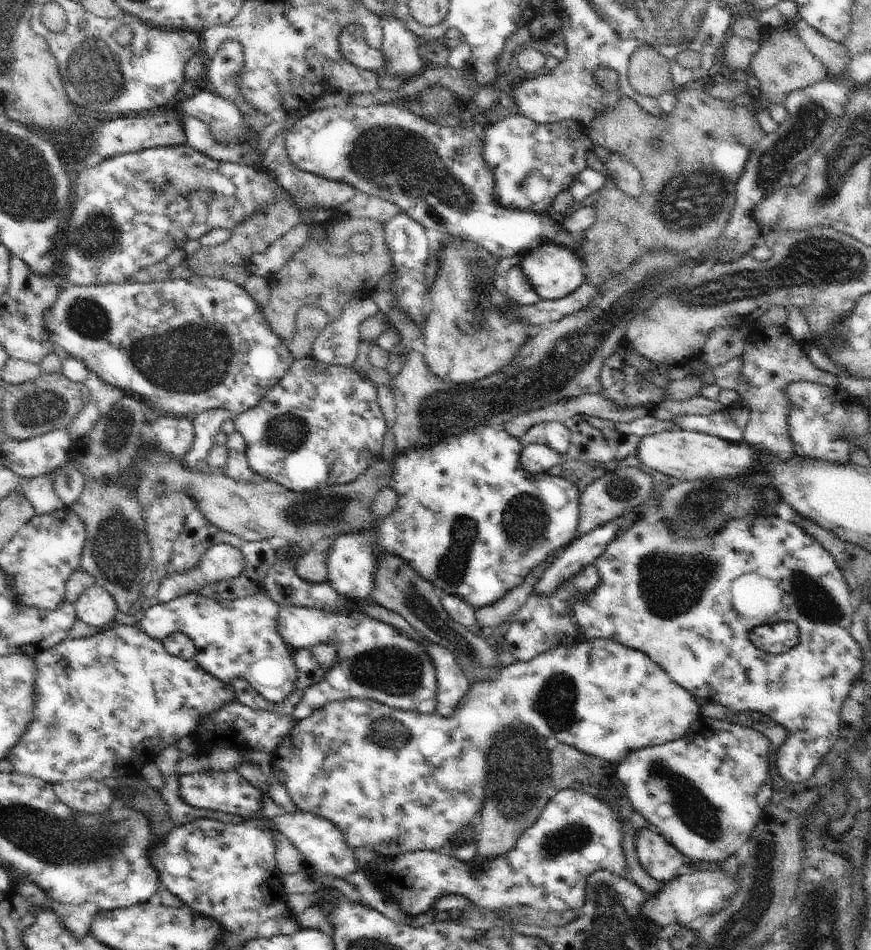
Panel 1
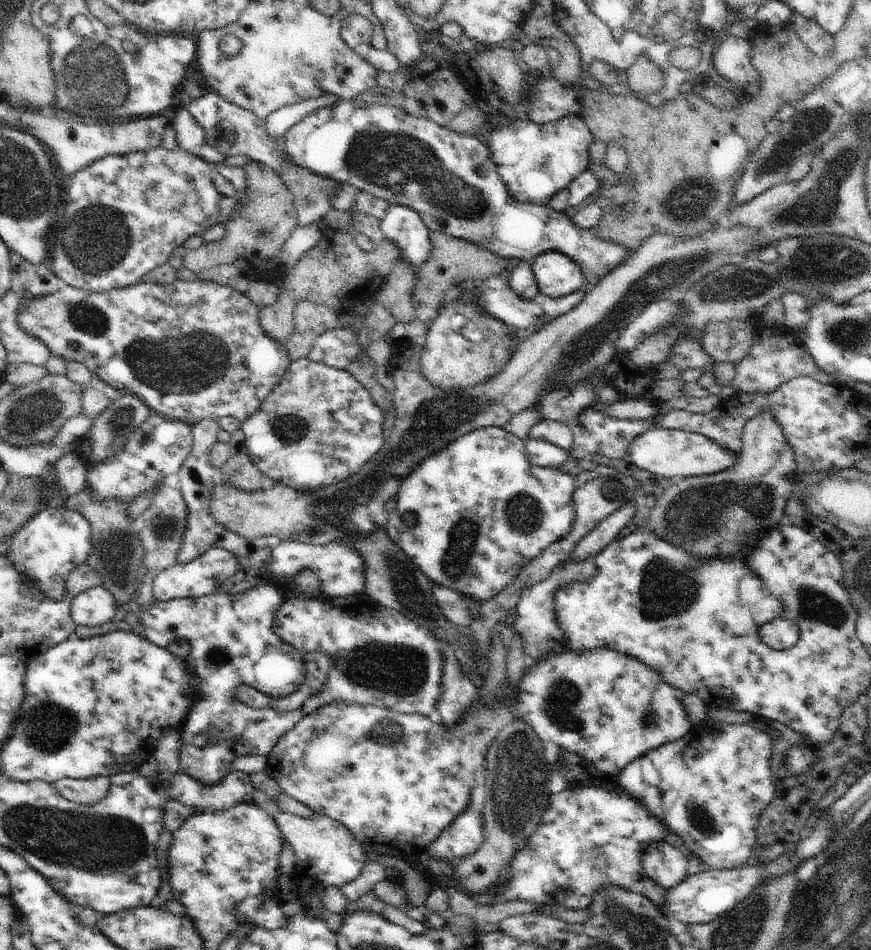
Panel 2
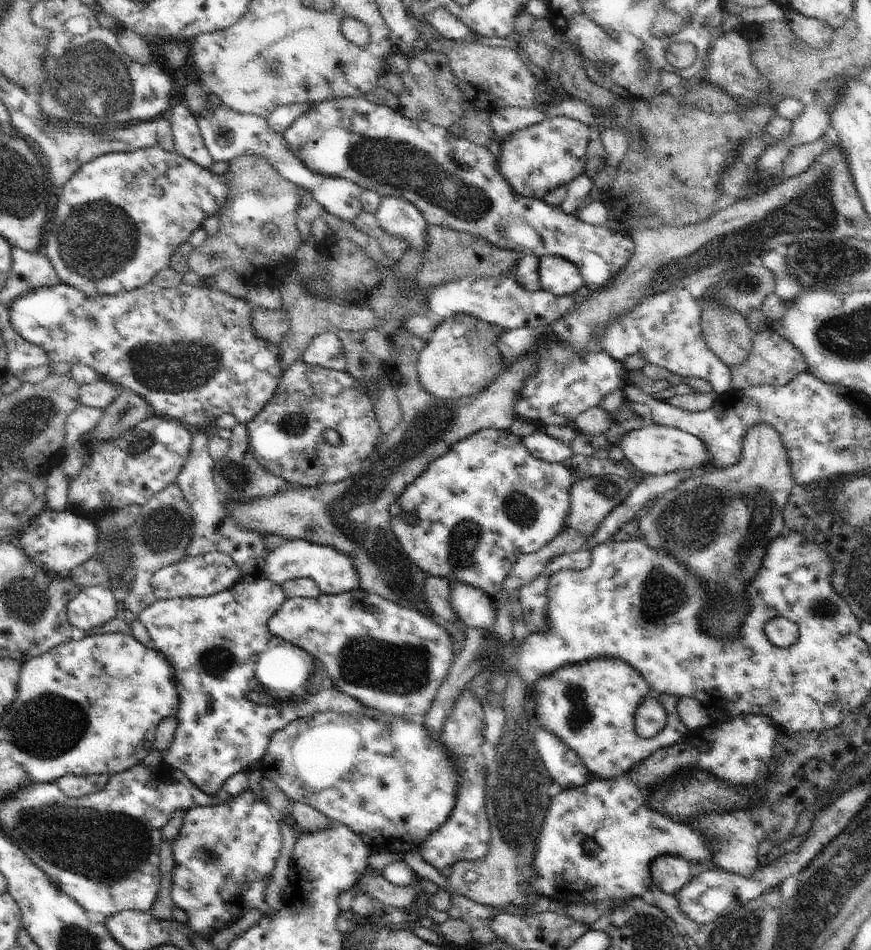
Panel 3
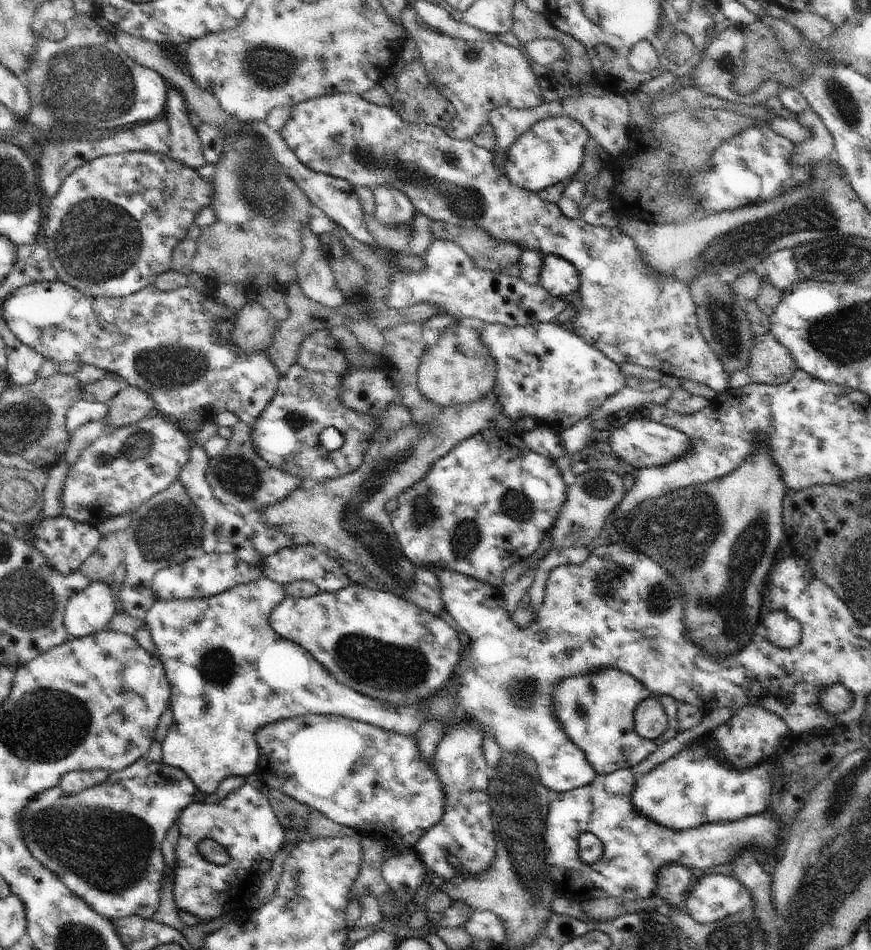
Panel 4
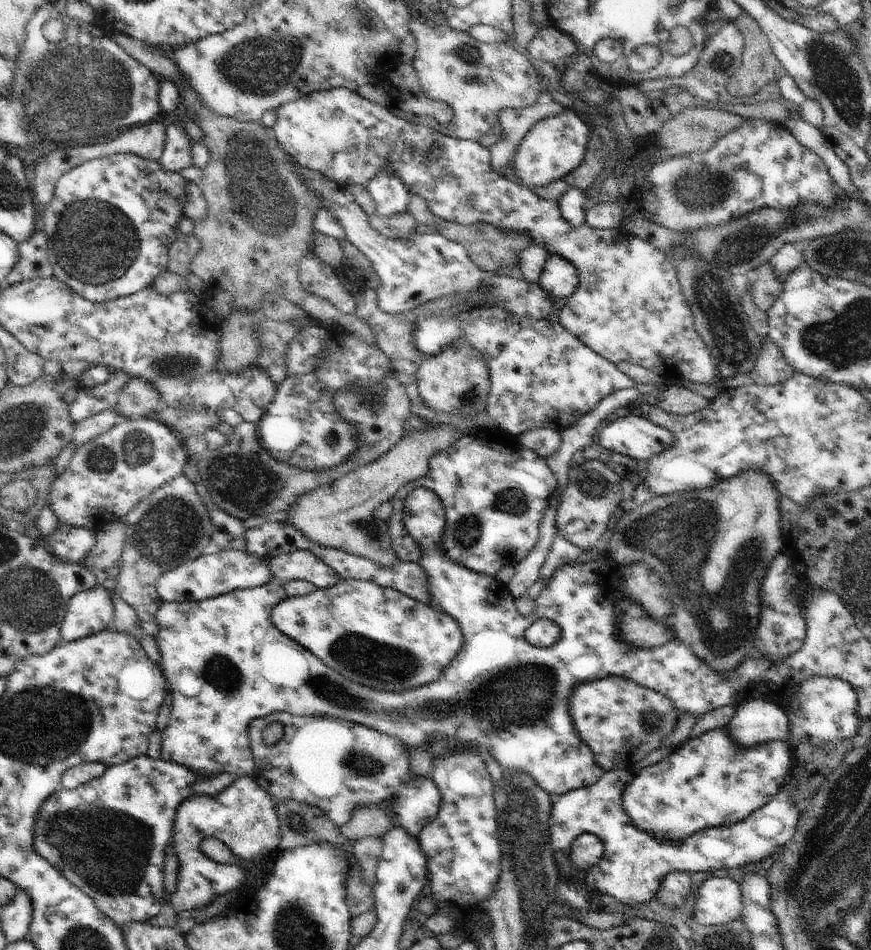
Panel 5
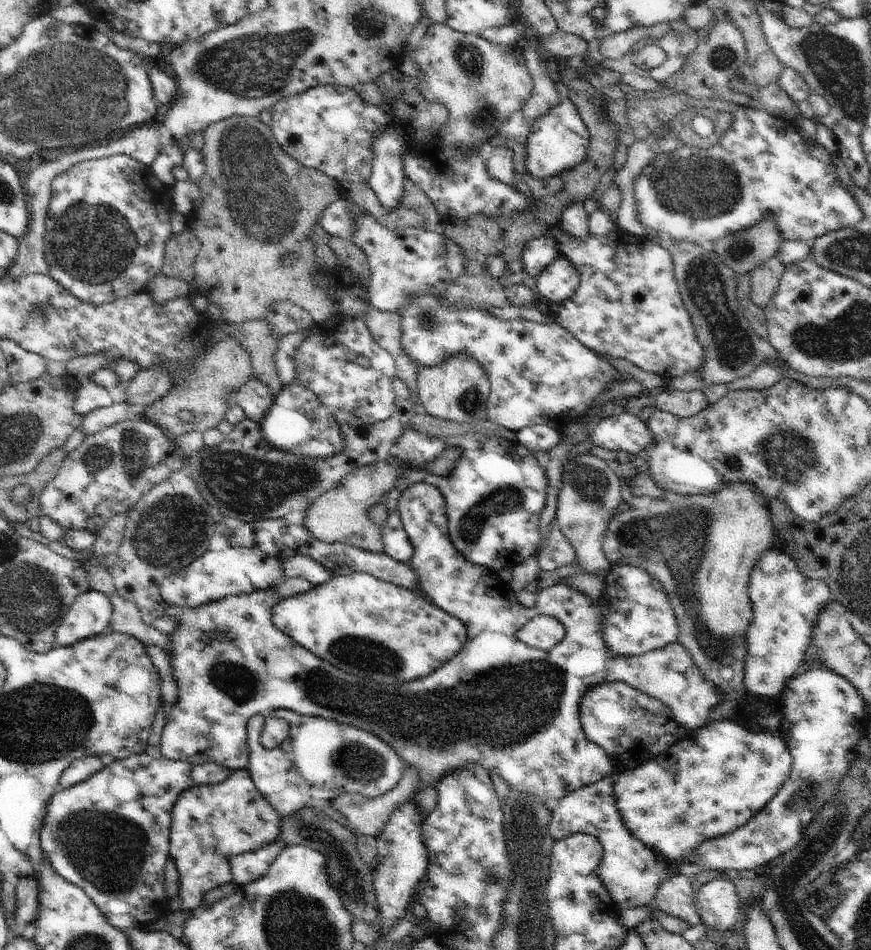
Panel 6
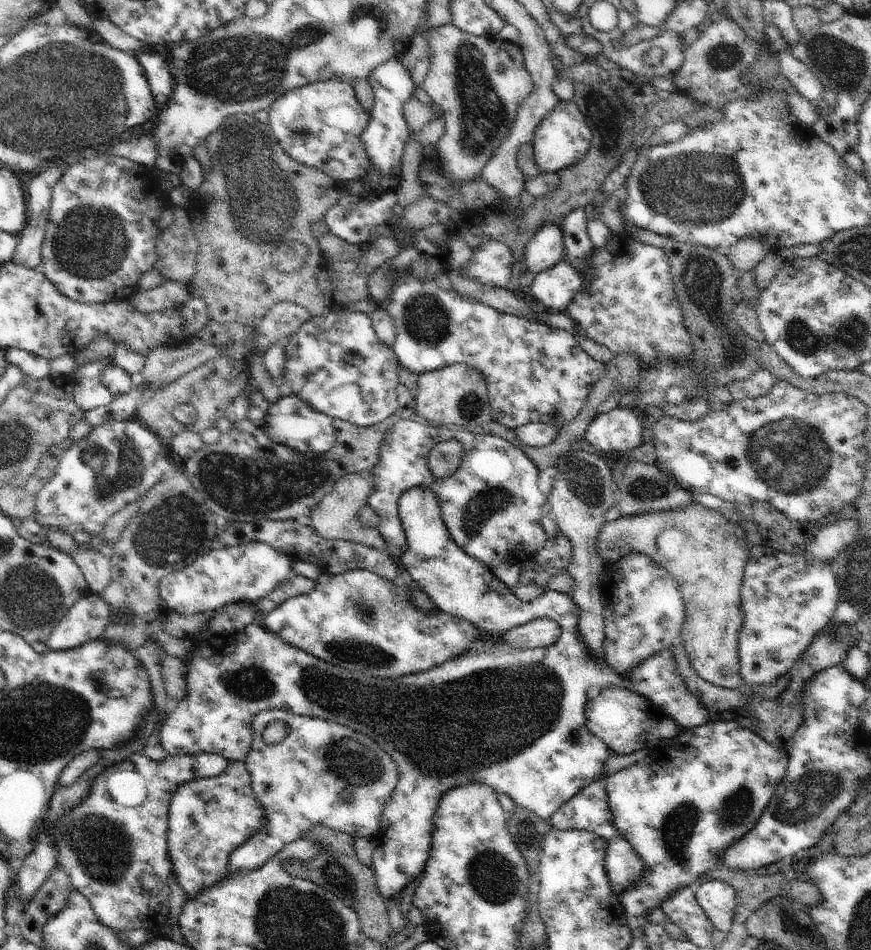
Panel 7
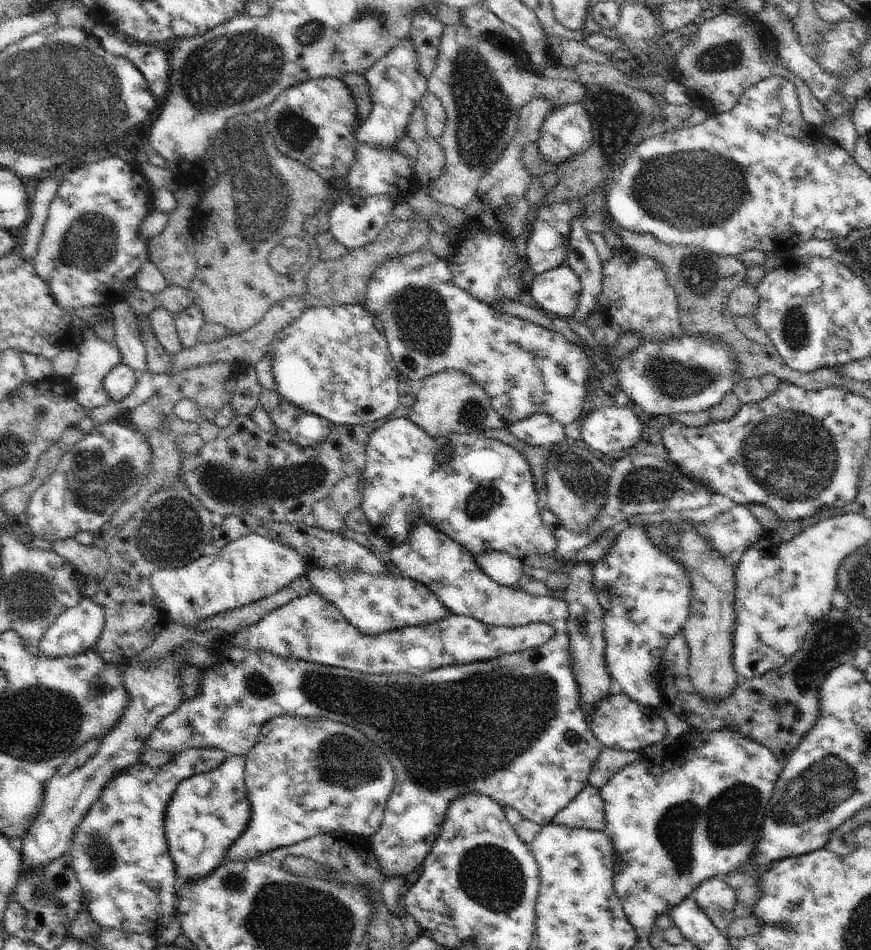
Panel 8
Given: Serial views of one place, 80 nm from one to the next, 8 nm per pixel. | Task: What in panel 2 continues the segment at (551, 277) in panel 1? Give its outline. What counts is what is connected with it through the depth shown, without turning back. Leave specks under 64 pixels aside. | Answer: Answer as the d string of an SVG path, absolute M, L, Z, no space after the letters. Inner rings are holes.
M558 251L543 252L530 264L540 295L562 298L587 284L581 266L567 254Z

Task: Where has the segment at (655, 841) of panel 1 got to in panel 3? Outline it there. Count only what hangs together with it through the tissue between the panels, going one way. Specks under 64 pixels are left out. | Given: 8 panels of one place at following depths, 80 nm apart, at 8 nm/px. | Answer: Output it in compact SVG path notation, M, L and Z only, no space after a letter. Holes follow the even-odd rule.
M662 855L654 858L649 873L654 887L673 895L692 878L688 861L678 855Z

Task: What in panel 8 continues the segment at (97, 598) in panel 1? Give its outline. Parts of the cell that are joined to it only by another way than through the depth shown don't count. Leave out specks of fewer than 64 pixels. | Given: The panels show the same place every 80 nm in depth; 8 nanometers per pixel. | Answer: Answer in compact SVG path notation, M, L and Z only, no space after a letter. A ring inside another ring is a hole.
M84 597L71 609L65 610L56 622L46 631L39 644L39 654L47 657L72 656L88 650L99 639L105 627L105 610L94 603L90 597Z

